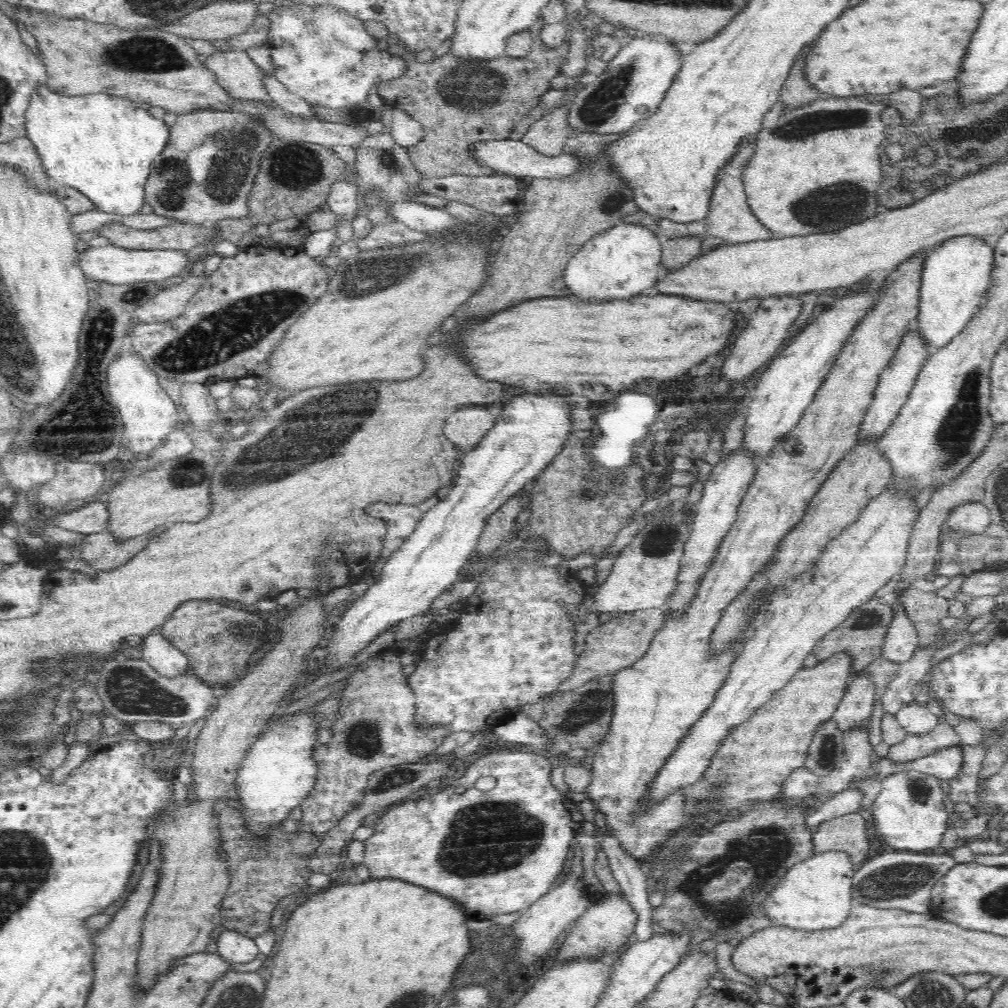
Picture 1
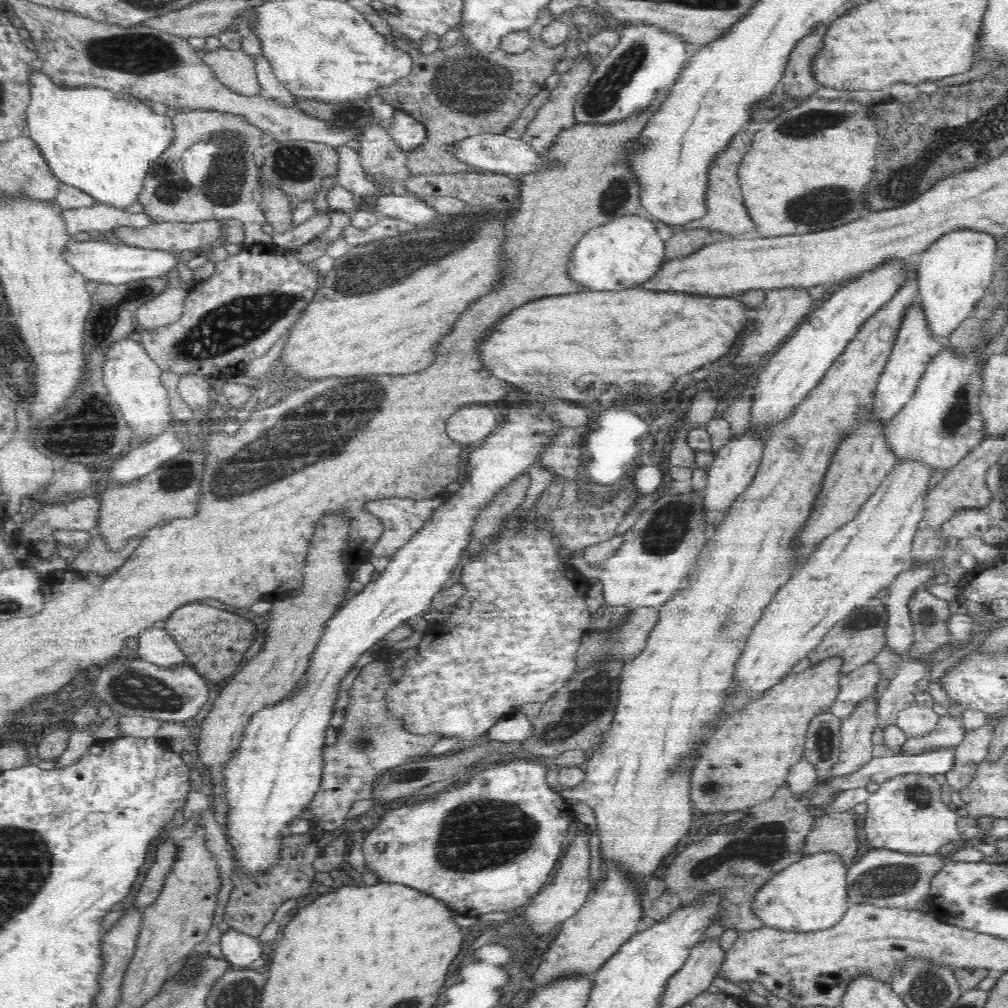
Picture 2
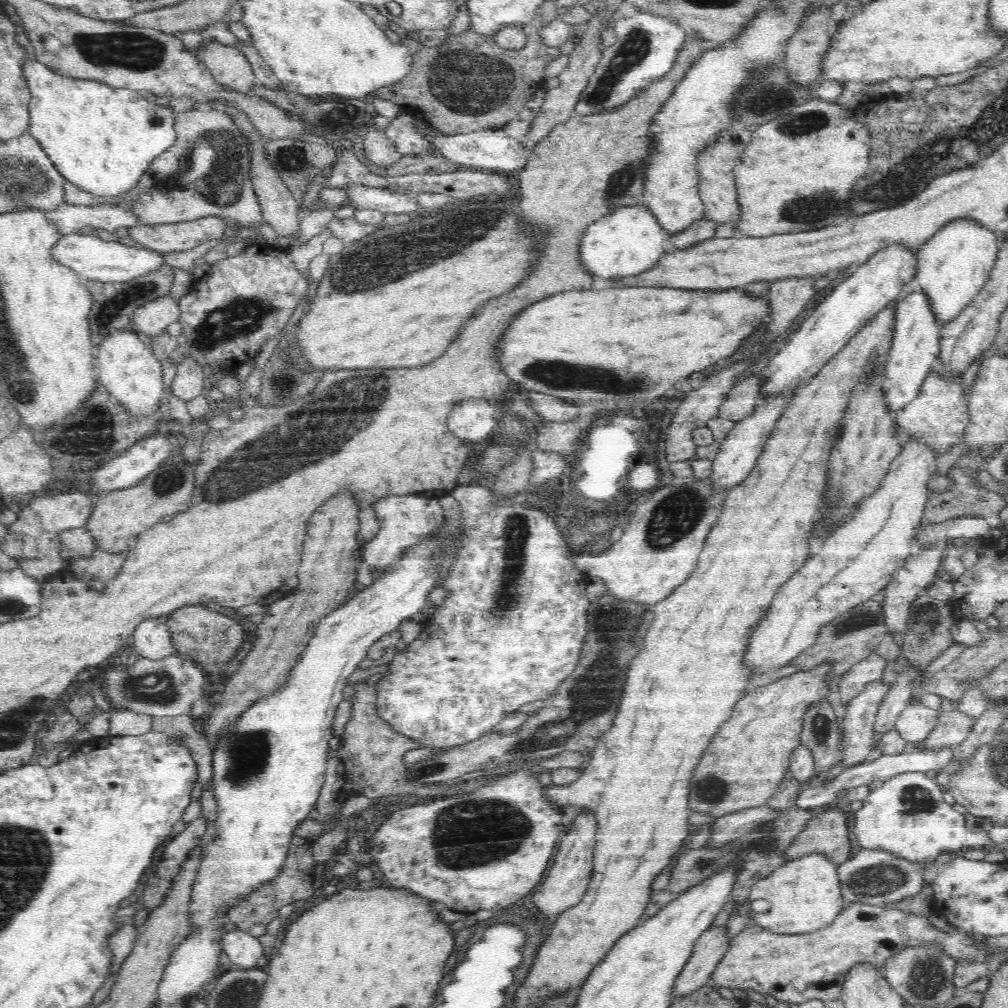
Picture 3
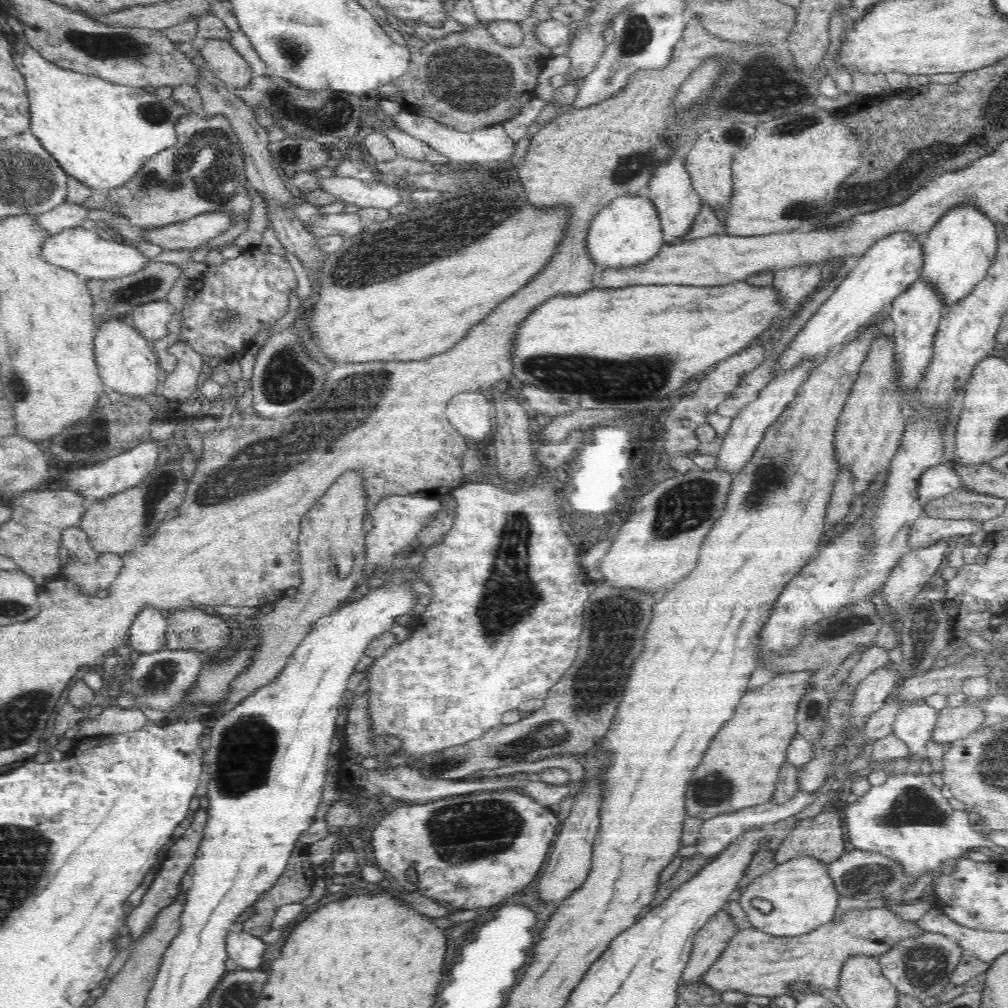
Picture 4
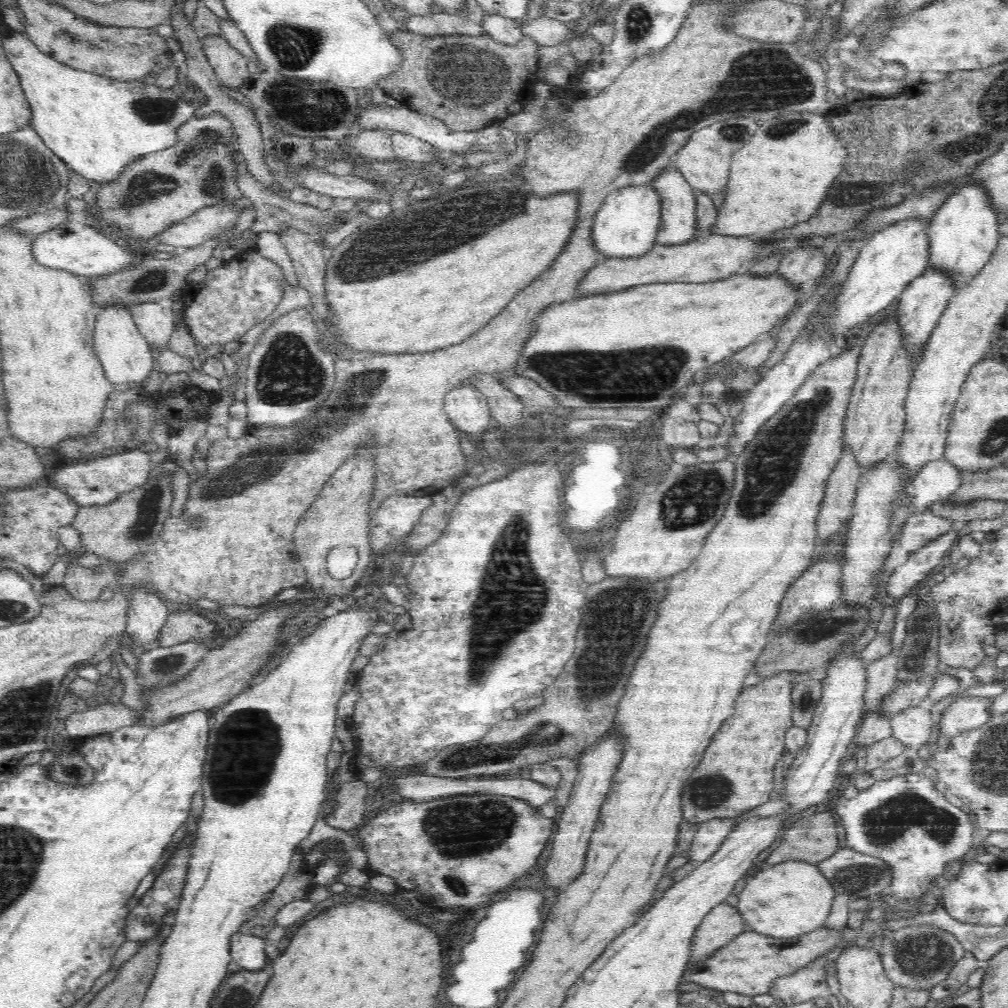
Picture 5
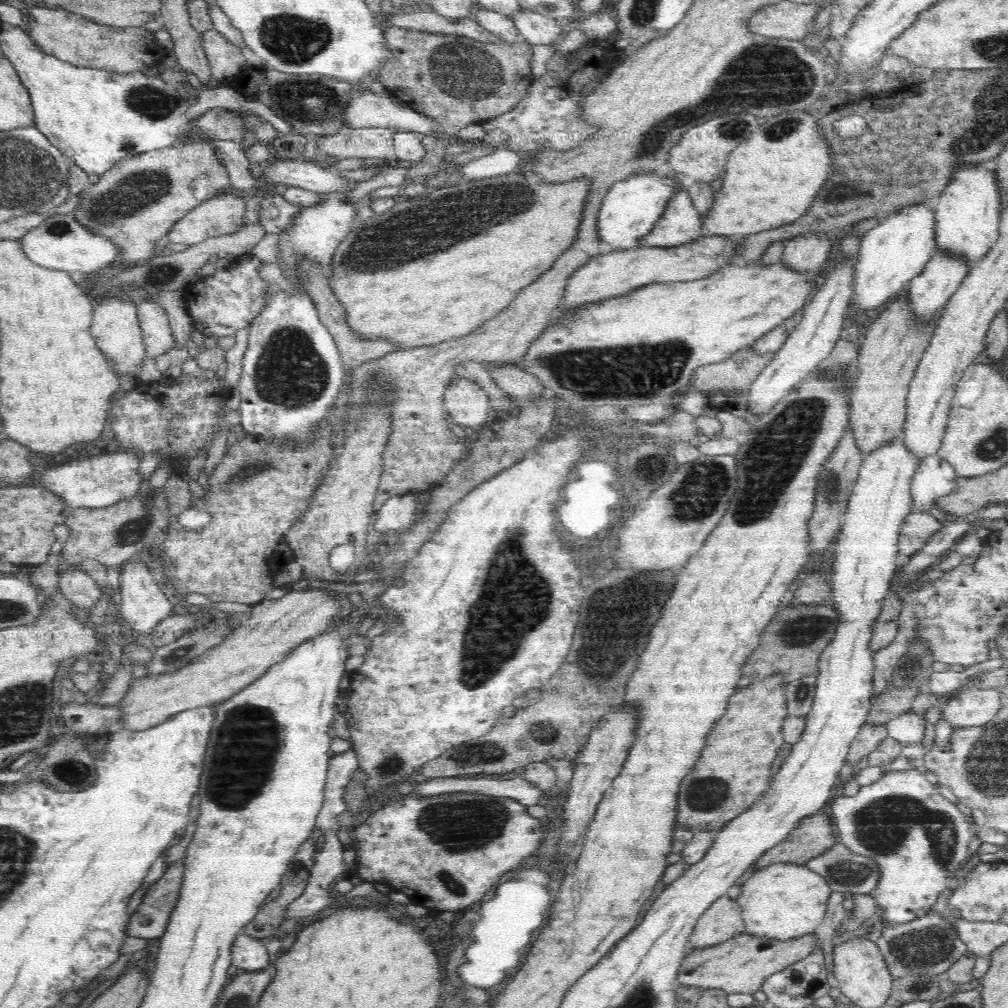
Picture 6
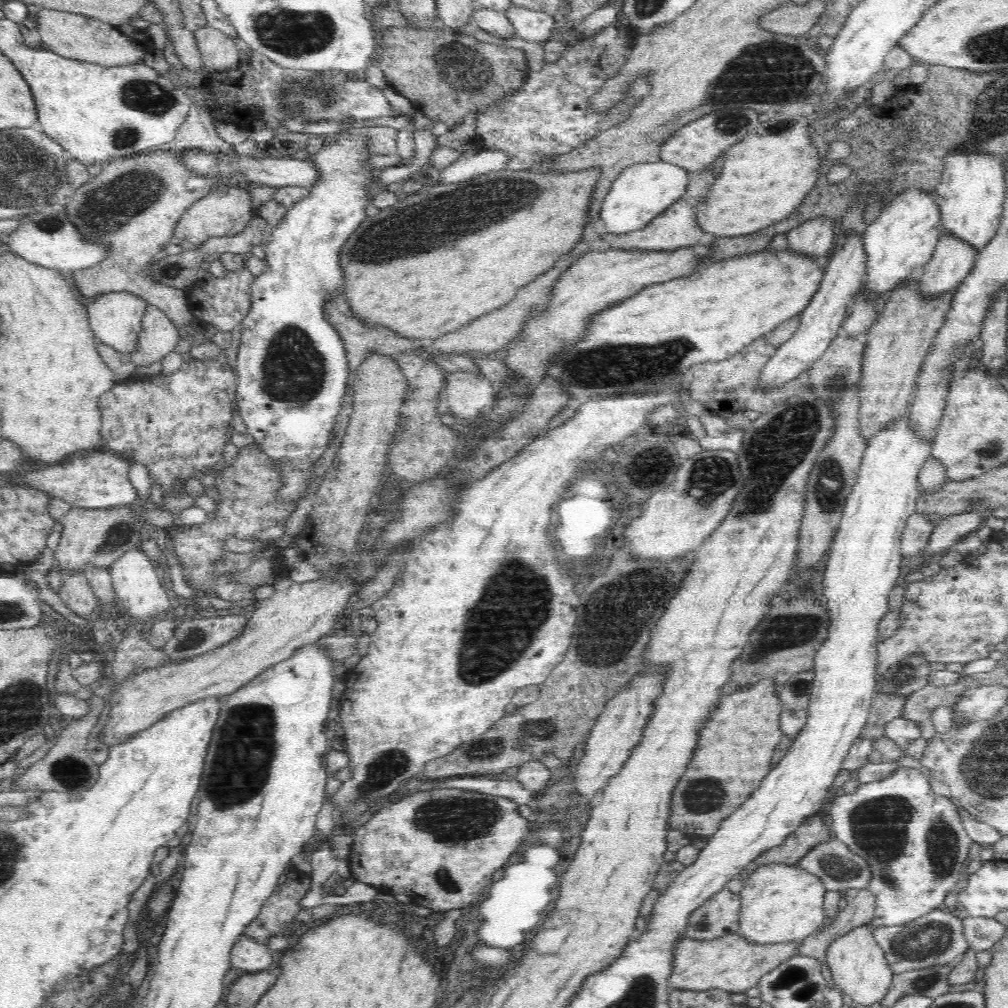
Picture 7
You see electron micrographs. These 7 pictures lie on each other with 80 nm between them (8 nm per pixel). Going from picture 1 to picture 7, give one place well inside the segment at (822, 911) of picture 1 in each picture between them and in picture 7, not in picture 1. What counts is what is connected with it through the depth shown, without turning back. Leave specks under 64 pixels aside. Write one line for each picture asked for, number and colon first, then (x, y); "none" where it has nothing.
2: (810, 895)
3: (804, 894)
4: (802, 893)
5: (790, 899)
6: (783, 901)
7: (780, 903)

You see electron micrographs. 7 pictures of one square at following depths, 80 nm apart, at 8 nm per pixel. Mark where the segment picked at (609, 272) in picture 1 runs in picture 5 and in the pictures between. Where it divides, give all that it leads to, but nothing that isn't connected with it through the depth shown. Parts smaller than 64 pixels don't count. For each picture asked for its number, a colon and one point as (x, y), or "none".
2: (623, 253)
3: (626, 242)
4: (627, 232)
5: (626, 225)

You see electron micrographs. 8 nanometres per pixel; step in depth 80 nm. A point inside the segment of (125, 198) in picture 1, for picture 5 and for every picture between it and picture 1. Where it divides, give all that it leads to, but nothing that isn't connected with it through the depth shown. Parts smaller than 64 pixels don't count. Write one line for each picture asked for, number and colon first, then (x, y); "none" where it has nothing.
2: (103, 144)
3: (102, 139)
4: (101, 133)
5: (97, 125)

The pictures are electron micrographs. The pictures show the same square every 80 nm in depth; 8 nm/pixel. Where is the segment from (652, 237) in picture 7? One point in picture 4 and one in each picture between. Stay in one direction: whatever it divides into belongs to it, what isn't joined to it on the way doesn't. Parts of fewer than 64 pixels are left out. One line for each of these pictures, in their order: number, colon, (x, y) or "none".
4: (669, 189)
5: (678, 225)
6: (680, 223)

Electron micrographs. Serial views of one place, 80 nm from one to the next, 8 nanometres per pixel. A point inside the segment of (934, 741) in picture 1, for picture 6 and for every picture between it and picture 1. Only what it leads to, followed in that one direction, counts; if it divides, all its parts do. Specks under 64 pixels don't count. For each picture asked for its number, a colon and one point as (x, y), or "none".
2: (948, 733)
3: (953, 727)
4: (953, 724)
5: (963, 714)
6: (973, 707)

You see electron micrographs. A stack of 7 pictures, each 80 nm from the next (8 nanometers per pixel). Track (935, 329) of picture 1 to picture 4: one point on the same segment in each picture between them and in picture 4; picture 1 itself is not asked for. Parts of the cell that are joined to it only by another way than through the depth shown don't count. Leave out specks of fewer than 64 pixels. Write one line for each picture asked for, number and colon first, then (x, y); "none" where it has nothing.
2: (953, 275)
3: (952, 267)
4: (958, 251)

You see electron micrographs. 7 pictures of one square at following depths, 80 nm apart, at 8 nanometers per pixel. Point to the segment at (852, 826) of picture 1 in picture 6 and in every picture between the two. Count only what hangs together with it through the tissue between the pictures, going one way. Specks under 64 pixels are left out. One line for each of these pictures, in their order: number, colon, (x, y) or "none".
2: (838, 832)
3: (827, 833)
4: (821, 836)
5: (812, 838)
6: (813, 836)

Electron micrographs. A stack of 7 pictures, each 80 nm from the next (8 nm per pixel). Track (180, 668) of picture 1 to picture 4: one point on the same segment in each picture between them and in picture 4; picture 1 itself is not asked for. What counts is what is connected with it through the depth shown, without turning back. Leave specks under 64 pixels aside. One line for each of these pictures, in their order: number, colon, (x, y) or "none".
2: (156, 646)
3: (151, 639)
4: (147, 634)

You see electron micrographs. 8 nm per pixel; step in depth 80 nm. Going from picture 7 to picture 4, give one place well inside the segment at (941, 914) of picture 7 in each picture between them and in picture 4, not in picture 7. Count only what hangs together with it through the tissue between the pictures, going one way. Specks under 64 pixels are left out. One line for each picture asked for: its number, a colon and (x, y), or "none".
4: (921, 967)
5: (917, 957)
6: (929, 946)

